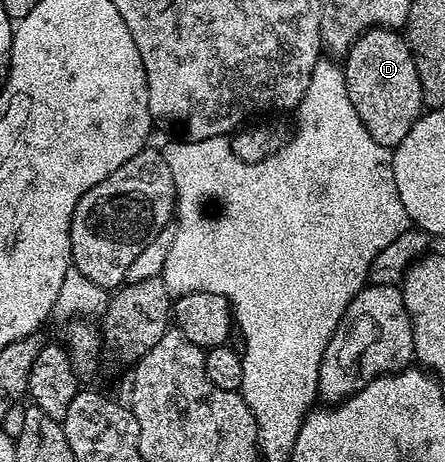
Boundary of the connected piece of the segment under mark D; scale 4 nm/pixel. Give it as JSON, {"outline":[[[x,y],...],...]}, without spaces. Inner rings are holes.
{"outline":[[[384,26],[366,30],[344,56],[344,69],[348,100],[352,100],[356,116],[368,128],[368,136],[381,146],[401,147],[404,136],[408,136],[424,110],[416,60],[405,37],[397,29]]]}

